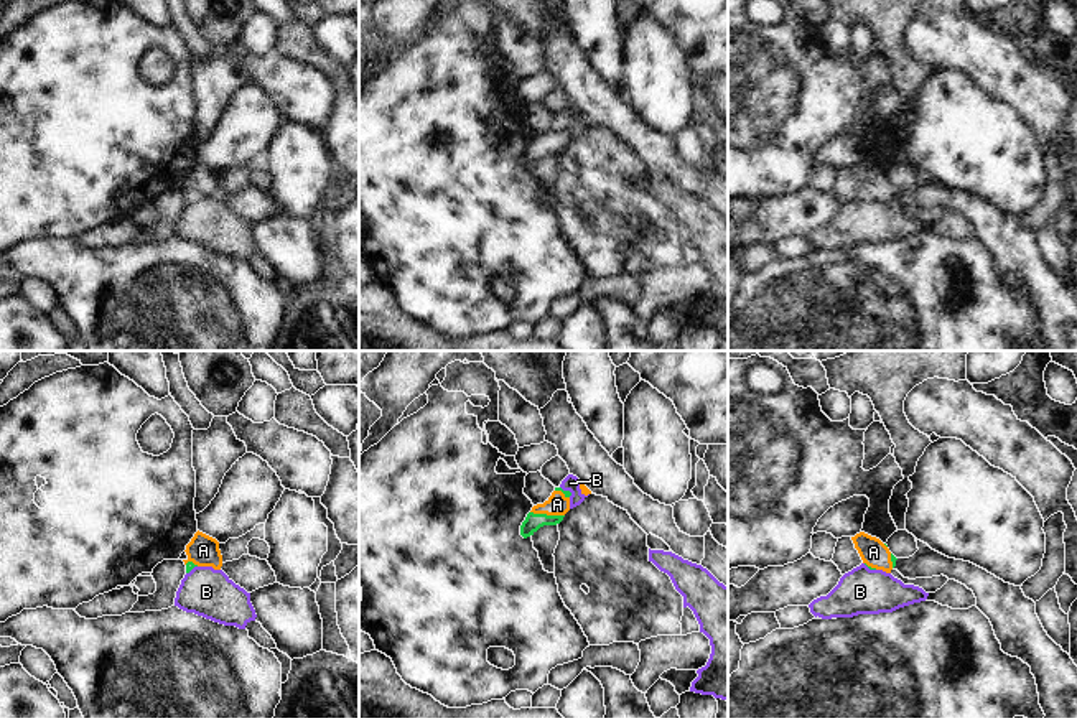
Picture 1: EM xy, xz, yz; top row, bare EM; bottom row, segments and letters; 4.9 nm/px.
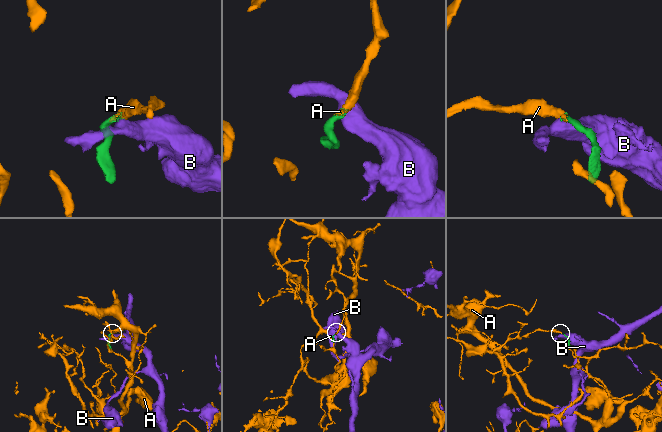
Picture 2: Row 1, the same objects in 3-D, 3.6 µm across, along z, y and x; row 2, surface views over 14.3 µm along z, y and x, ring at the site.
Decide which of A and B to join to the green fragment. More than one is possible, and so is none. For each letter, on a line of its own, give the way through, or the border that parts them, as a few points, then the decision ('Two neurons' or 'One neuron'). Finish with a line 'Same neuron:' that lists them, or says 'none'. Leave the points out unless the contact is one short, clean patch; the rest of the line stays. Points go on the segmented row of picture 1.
A: Path across: xz (532, 522), (545, 514), (557, 504). One neuron
B: Boundary: xz (560, 486), (572, 494). Two neurons
Same neuron: A.

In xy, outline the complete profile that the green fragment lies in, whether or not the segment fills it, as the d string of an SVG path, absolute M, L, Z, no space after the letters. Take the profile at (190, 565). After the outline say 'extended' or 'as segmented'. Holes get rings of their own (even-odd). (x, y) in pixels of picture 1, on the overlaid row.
M199 530L186 545L184 552L188 555L188 558L183 560L186 565L186 573L189 573L194 566L212 566L214 570L221 570L222 566L219 542Z; extended

